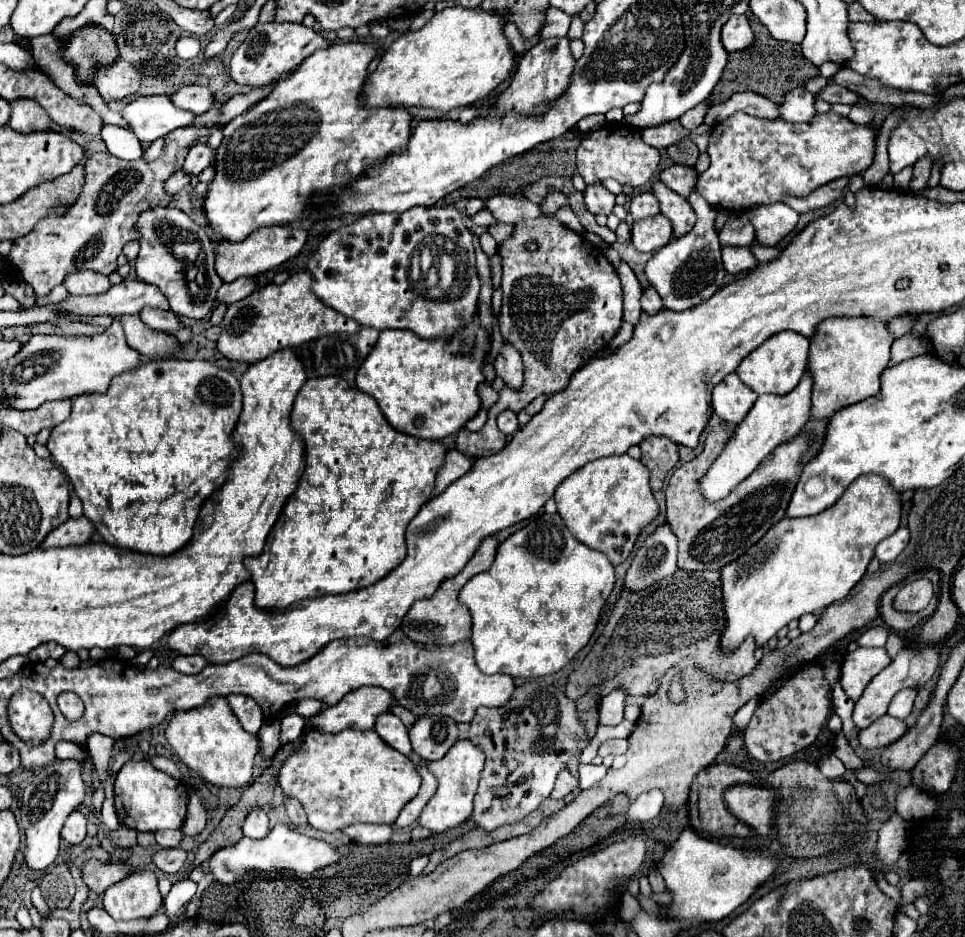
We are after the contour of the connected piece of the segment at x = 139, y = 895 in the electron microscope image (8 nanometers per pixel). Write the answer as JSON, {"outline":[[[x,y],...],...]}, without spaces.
{"outline":[[[135,871],[111,885],[103,895],[105,911],[119,921],[149,919],[161,907],[161,893],[153,871]]]}

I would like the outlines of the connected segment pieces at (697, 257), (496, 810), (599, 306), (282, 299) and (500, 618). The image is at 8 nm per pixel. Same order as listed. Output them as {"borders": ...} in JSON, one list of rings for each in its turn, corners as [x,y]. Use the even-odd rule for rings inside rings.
{"borders":[[[[695,185],[687,201],[697,213],[697,223],[693,231],[683,235],[681,239],[673,239],[669,245],[659,249],[645,265],[645,277],[649,285],[663,299],[663,309],[669,311],[685,311],[705,303],[709,297],[713,297],[713,293],[721,289],[725,277],[725,267],[721,261],[721,243],[715,227],[717,211],[705,201],[705,197],[701,197],[701,193],[697,193]]],[[[533,681],[517,687],[511,701],[503,707],[477,709],[471,721],[469,739],[481,747],[487,757],[471,819],[481,829],[489,831],[501,825],[511,825],[533,813],[553,791],[557,773],[567,767],[567,761],[577,751],[589,745],[583,737],[575,703],[555,685],[545,681]],[[543,741],[547,743],[545,749],[541,747]]],[[[553,191],[541,205],[543,217],[537,217],[533,221],[521,221],[515,229],[515,233],[499,245],[499,253],[503,257],[503,303],[501,303],[501,315],[499,315],[499,325],[501,325],[501,335],[503,339],[513,345],[523,359],[525,365],[525,387],[521,391],[509,391],[503,389],[499,391],[499,401],[489,409],[489,419],[485,427],[477,433],[471,433],[467,429],[461,429],[457,433],[457,443],[455,449],[469,455],[469,457],[487,457],[493,453],[499,453],[507,437],[497,429],[497,415],[505,409],[511,409],[519,413],[523,405],[529,405],[535,397],[543,393],[559,393],[569,385],[571,375],[585,365],[603,345],[609,345],[611,339],[615,337],[617,329],[621,327],[623,321],[623,293],[621,293],[621,281],[613,265],[607,261],[605,253],[595,245],[589,245],[583,235],[571,231],[569,227],[561,225],[557,217],[551,217],[561,205],[567,205],[567,199],[563,193]],[[529,241],[535,241],[539,245],[537,251],[527,251],[525,245]]],[[[307,271],[291,275],[283,285],[267,285],[257,289],[249,297],[227,305],[221,321],[221,333],[217,339],[217,351],[231,361],[257,363],[279,349],[299,347],[305,341],[319,339],[331,333],[357,333],[361,325],[325,303],[311,293],[313,279]]],[[[543,513],[529,525],[505,539],[489,571],[475,575],[459,593],[473,617],[473,647],[477,667],[487,673],[507,673],[519,679],[545,677],[563,669],[591,639],[597,629],[601,609],[615,587],[615,571],[605,553],[585,547],[563,525],[559,513]]]]}

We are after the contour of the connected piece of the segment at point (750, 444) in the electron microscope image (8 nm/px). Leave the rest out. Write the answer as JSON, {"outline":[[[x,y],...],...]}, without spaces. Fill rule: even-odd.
{"outline":[[[805,371],[799,385],[791,393],[783,397],[761,395],[755,401],[749,415],[743,419],[743,423],[735,429],[723,453],[715,459],[707,475],[701,479],[699,491],[703,493],[703,497],[707,497],[709,501],[719,501],[721,497],[725,497],[725,493],[729,493],[735,485],[739,485],[777,445],[795,437],[803,429],[803,425],[809,421],[811,389],[813,389],[813,377],[809,377],[809,371]]]}

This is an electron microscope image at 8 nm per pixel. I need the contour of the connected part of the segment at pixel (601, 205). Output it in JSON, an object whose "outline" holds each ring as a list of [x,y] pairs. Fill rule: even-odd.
{"outline":[[[601,183],[589,185],[583,195],[585,195],[587,209],[593,215],[609,215],[615,207],[615,195],[609,193],[605,187],[601,187]]]}

